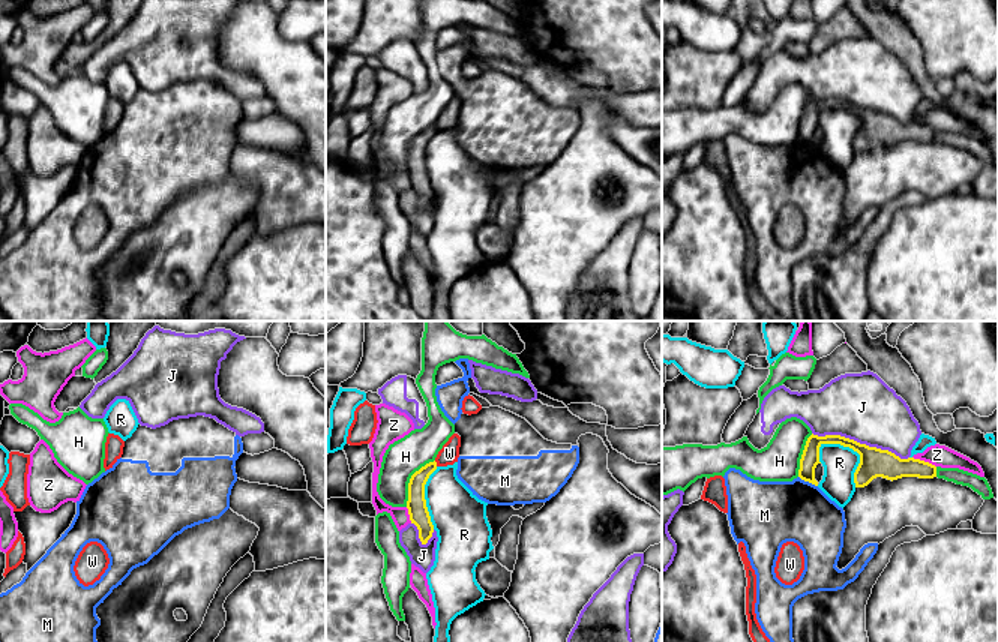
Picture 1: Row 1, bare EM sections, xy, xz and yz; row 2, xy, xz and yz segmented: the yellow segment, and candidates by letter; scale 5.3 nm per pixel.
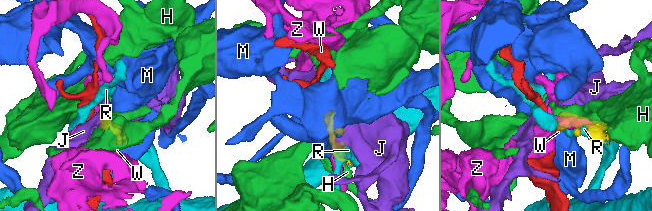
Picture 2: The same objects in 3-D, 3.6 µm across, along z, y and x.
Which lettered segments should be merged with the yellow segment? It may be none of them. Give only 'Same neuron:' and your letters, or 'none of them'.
Same neuron: none of them

